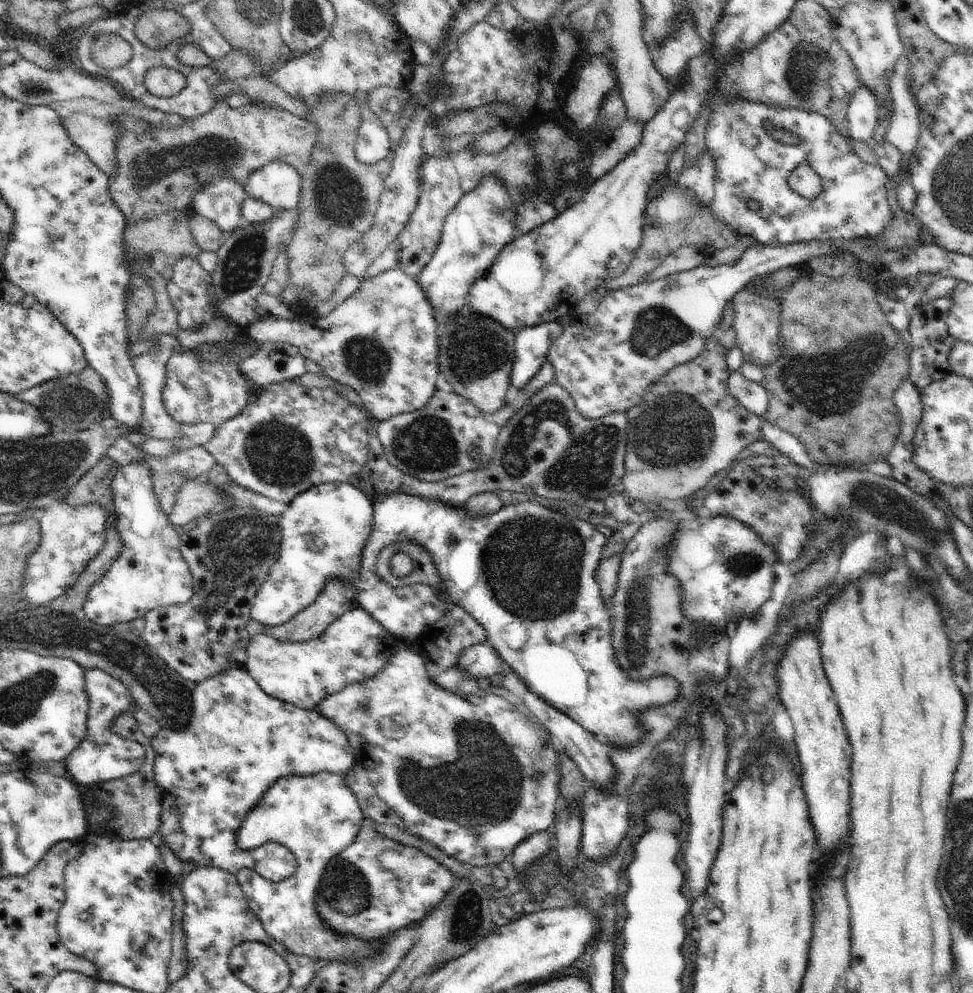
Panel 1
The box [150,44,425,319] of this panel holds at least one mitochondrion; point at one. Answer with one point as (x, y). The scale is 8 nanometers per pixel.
(339, 197)

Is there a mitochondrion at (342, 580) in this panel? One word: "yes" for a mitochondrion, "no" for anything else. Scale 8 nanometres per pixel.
no

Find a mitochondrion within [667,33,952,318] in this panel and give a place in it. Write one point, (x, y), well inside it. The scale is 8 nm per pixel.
(804, 70)

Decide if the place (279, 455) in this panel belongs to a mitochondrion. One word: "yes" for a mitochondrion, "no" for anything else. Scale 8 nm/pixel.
yes

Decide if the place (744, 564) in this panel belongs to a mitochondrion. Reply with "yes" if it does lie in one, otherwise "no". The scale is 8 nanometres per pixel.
yes

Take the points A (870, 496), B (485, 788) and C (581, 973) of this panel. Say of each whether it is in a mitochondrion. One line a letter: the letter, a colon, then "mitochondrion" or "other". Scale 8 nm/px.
A: mitochondrion
B: mitochondrion
C: other

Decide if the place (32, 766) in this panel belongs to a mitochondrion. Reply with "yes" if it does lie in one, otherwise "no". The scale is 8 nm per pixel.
no

